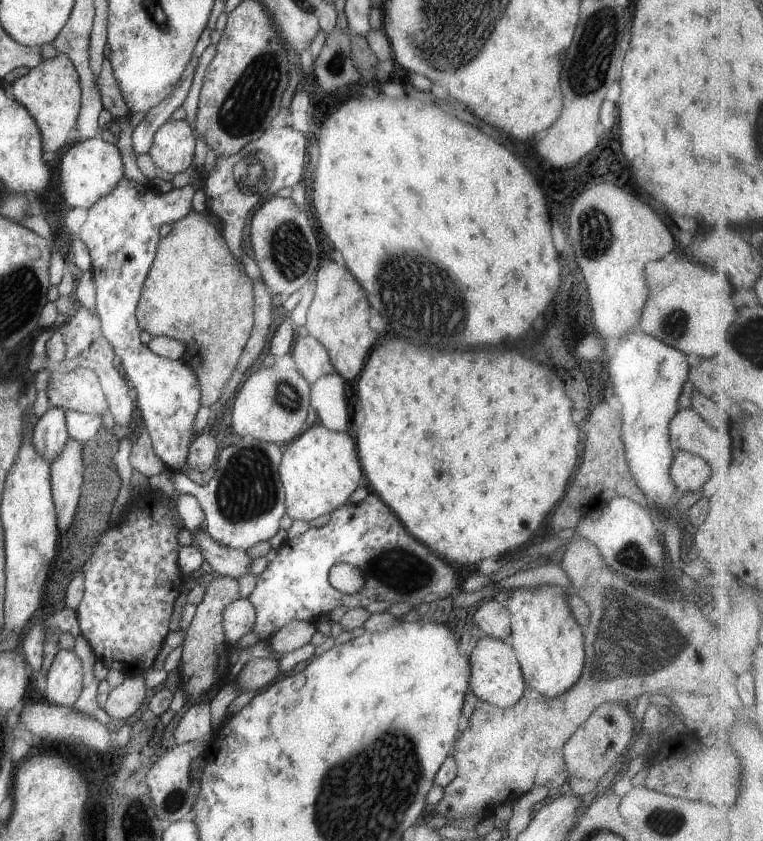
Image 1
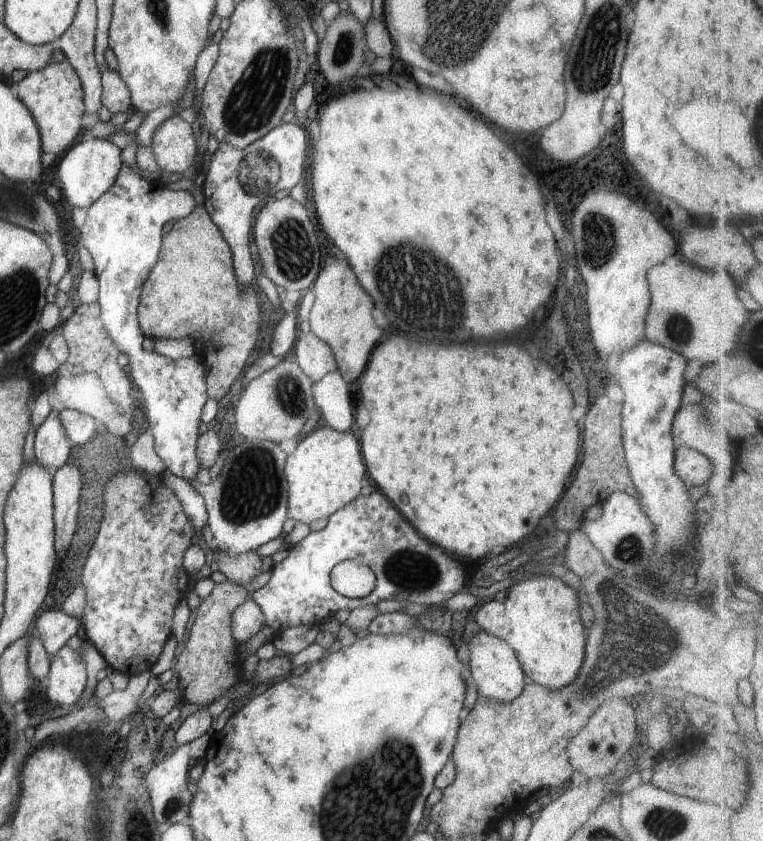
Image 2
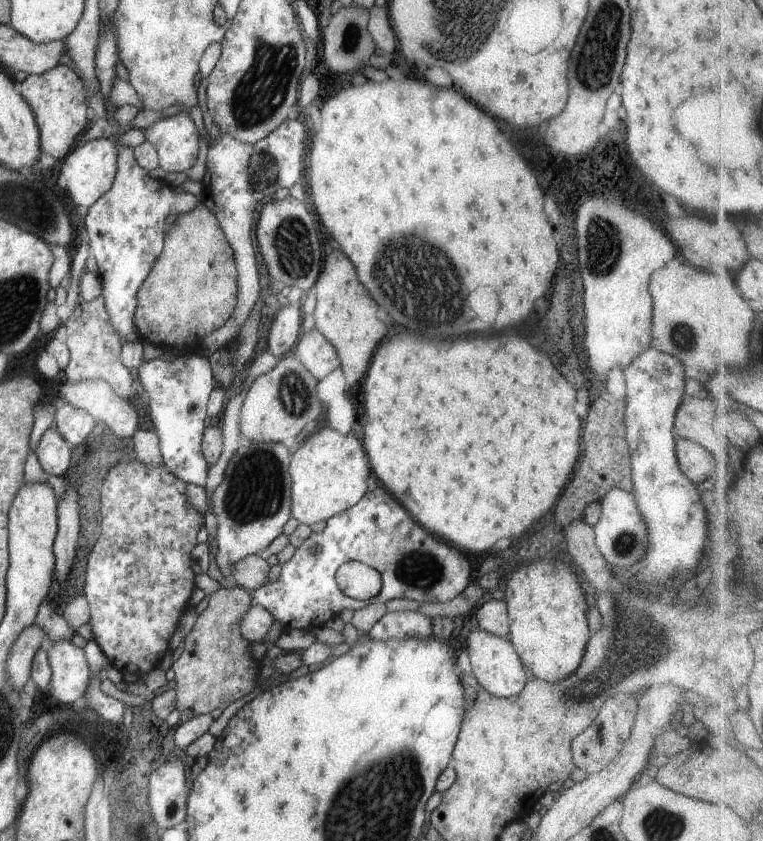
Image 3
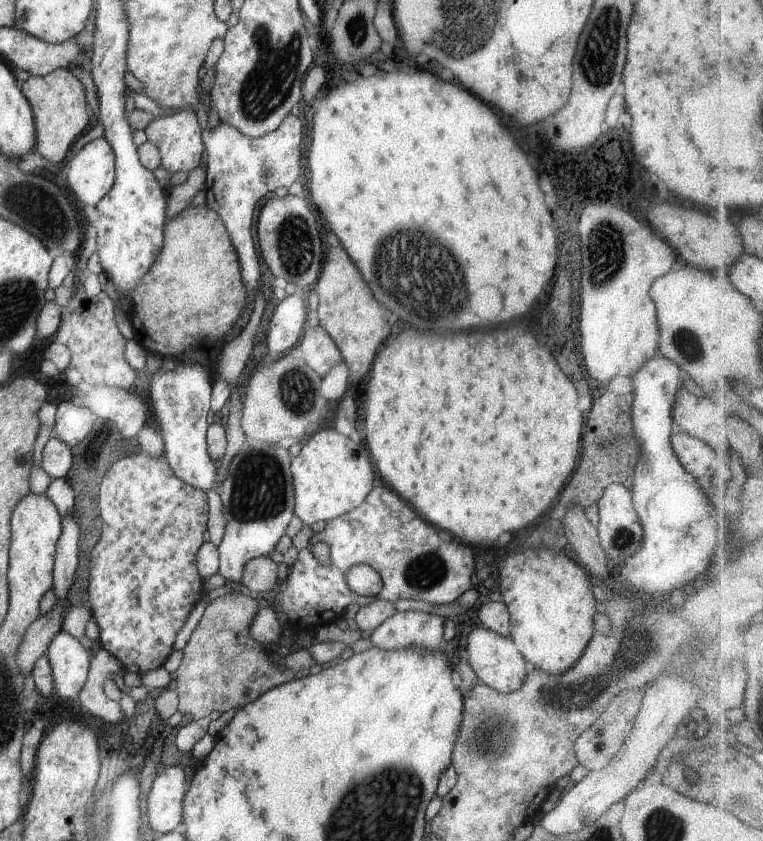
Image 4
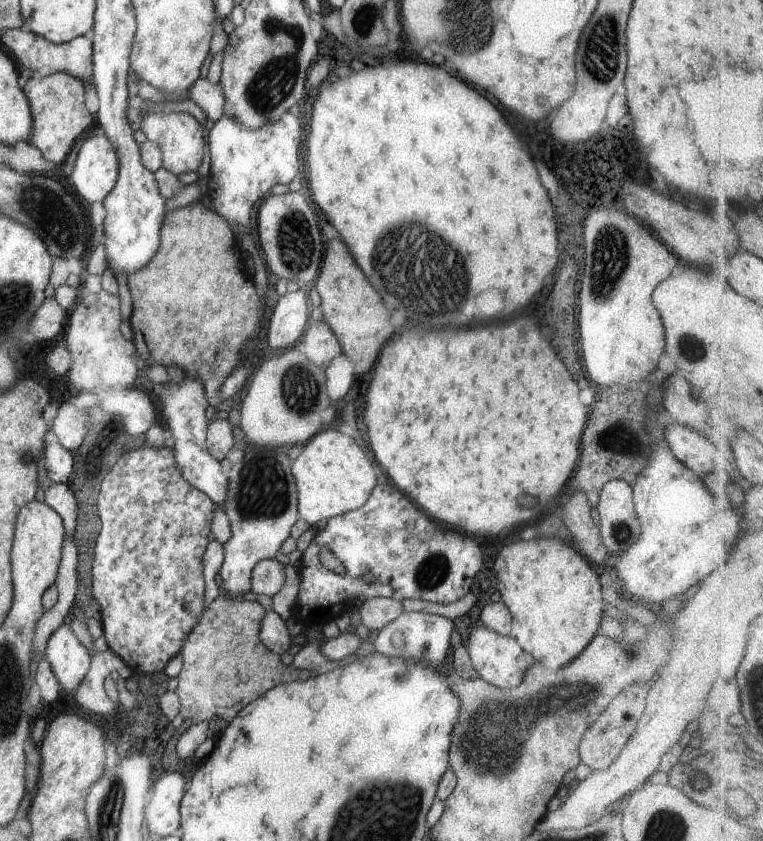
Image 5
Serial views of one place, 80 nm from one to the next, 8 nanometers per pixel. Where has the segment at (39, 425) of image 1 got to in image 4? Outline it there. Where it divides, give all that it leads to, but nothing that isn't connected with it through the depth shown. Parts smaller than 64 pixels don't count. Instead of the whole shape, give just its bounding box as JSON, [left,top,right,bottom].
[41,435,71,479]

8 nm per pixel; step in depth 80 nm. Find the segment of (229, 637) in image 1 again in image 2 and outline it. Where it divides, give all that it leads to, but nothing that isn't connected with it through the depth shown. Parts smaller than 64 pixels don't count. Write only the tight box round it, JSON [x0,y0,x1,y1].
[230,598,264,644]

